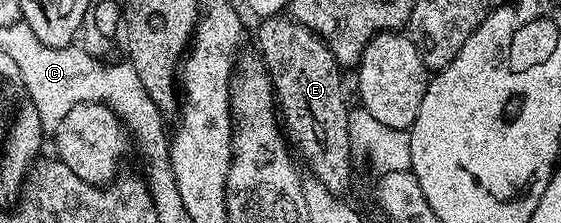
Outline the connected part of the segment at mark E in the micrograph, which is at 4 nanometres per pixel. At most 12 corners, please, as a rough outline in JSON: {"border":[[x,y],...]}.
{"border":[[293,17],[257,24],[289,140],[346,195],[351,110],[325,41]]}

